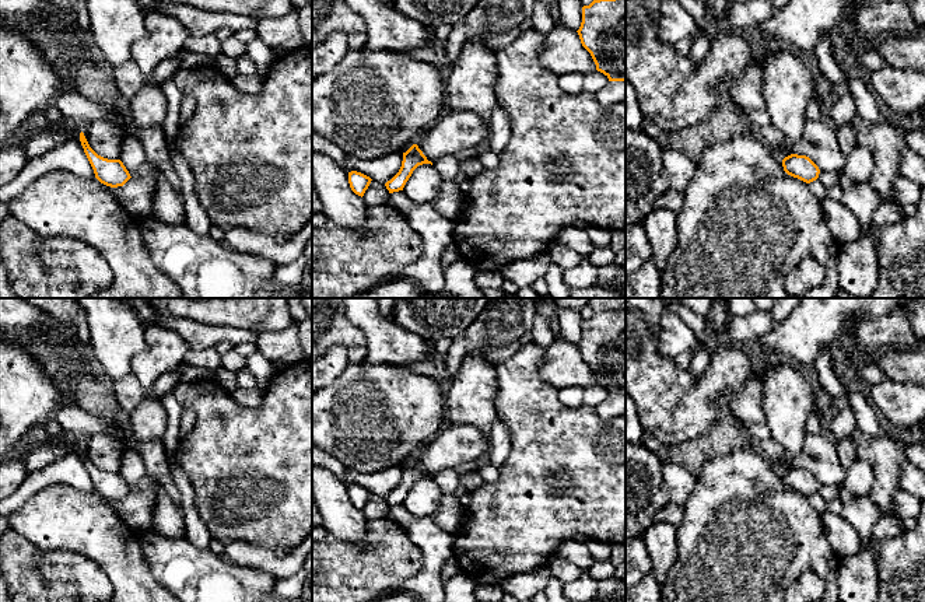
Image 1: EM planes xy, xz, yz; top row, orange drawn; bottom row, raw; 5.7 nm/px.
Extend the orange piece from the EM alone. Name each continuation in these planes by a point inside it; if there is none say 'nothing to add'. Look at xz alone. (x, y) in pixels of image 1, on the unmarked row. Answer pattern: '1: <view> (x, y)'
nothing to add

